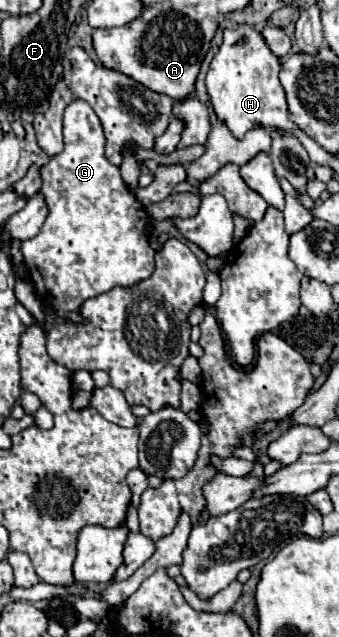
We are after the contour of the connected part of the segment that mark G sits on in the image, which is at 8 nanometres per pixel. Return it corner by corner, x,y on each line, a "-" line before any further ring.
74,100
64,112
64,150
52,156
40,168
40,192
46,200
48,216
40,232
20,246
36,294
42,302
48,302
56,310
58,318
64,320
70,312
80,312
80,306
86,298
108,292
114,286
130,288
144,278
150,278
154,272
154,250
146,236
150,216
136,200
132,190
124,184
120,168
106,160
104,148
106,136
96,112
84,100

